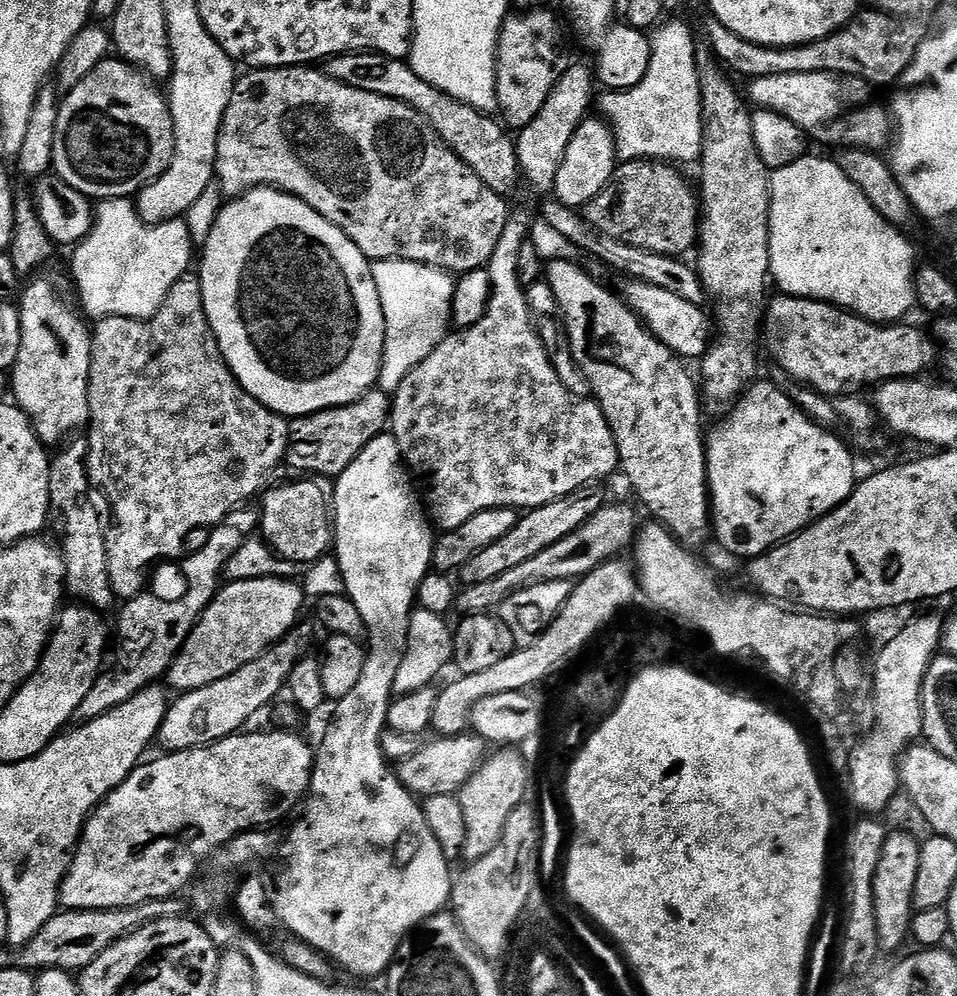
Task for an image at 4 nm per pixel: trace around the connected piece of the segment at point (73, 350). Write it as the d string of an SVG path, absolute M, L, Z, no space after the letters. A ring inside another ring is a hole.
M35 280L18 297L20 349L10 369L10 392L13 397L16 395L16 407L28 415L38 439L53 446L67 441L75 428L83 429L89 423L92 333L89 321L74 304L72 309L71 302L60 297L50 281Z

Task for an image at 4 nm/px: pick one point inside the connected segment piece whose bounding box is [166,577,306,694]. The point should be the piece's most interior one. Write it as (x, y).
(246, 618)

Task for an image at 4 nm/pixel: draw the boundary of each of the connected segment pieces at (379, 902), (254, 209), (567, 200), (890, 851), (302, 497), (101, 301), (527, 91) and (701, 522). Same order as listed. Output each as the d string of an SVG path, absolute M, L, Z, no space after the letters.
M385 434L374 438L346 466L346 470L341 476L335 477L336 484L336 510L334 506L334 555L340 564L342 578L344 579L344 591L358 606L358 614L362 614L364 631L366 633L366 651L364 654L364 665L362 674L358 677L358 683L354 690L346 694L335 705L336 713L332 716L332 725L324 732L324 737L320 740L320 748L315 749L314 763L312 766L312 786L310 795L307 797L308 813L297 822L292 828L292 833L288 836L288 841L283 841L279 849L278 856L280 860L280 873L276 876L276 888L271 893L272 906L276 910L276 919L281 925L285 924L289 928L291 935L298 940L305 940L310 946L314 946L324 956L328 957L337 969L353 972L356 976L380 976L383 977L393 960L396 958L396 951L404 937L418 927L428 916L433 916L439 912L445 911L449 907L452 893L454 891L453 877L448 877L448 868L450 861L442 854L438 842L434 842L434 834L430 834L430 826L426 826L424 809L418 803L417 797L409 794L402 786L402 782L396 777L395 771L390 767L389 760L384 756L384 751L380 745L380 736L386 730L388 722L388 705L393 699L392 691L393 676L396 673L400 661L400 655L403 652L404 644L408 641L408 627L412 621L414 605L417 603L416 592L420 588L420 583L428 577L432 568L432 545L434 543L434 528L430 523L430 517L426 511L425 505L416 497L416 492L412 489L414 485L413 477L410 475L407 464L404 463L402 454L398 450L398 442L391 434Z
M252 188L250 191L244 193L243 196L237 196L227 201L228 205L221 210L216 216L216 221L212 224L212 229L208 232L208 241L204 244L204 257L199 257L198 275L200 278L200 285L202 286L202 302L206 310L206 318L210 322L210 326L216 335L218 346L222 350L222 354L226 358L226 362L230 366L230 370L238 378L238 382L243 388L254 397L259 404L264 404L271 412L276 412L278 415L285 418L295 418L298 416L309 416L315 412L321 412L327 408L337 408L343 404L354 402L358 398L362 398L366 393L373 391L377 387L380 378L380 363L384 357L384 335L386 334L386 322L382 314L382 302L378 294L378 286L372 277L372 264L367 256L362 254L362 250L358 250L358 246L354 246L354 242L350 242L350 238L342 230L338 230L338 226L334 226L334 222L330 222L326 218L322 218L322 214L318 214L318 210L314 210L310 206L306 206L306 202L302 202L297 196L291 196L288 192L282 192L279 188Z
M585 118L575 130L565 157L558 168L554 196L568 208L583 209L608 185L614 174L618 157L616 155L616 136L612 127L603 118Z
M889 831L882 846L882 858L878 858L878 870L874 874L874 918L878 918L878 938L880 952L896 952L909 939L912 931L912 899L914 898L914 882L918 879L918 858L920 857L919 839L915 840L908 832Z
M300 478L298 482L269 487L260 507L260 532L277 556L287 561L311 564L325 555L332 544L330 510L317 481Z
M121 198L119 200L101 200L95 205L94 219L92 222L92 229L89 230L88 236L85 240L80 241L75 245L72 256L72 276L76 279L76 292L80 295L79 307L82 309L83 315L89 321L95 322L98 320L105 320L111 316L121 316L122 318L134 318L135 320L149 320L154 314L158 314L158 310L162 306L162 302L166 302L166 294L170 294L170 290L174 286L174 282L178 282L182 277L189 275L191 266L194 264L194 256L192 260L192 232L184 225L183 219L177 218L174 220L167 220L161 224L148 224L136 213L136 205L131 199Z
M517 11L509 15L500 28L500 40L496 43L496 106L499 119L512 130L521 130L538 117L538 112L546 105L555 84L570 64L569 58L564 57L564 32L555 14L544 11Z
M551 260L546 264L546 282L552 290L560 307L560 314L565 332L568 334L568 349L572 352L574 362L586 374L588 379L588 390L591 399L595 400L596 405L606 414L606 422L614 434L614 442L618 446L618 458L620 459L619 471L628 475L628 484L636 491L636 496L648 507L648 512L655 523L668 531L671 536L689 550L700 550L707 540L713 535L712 530L712 502L708 495L708 463L704 450L706 447L706 432L700 429L700 412L702 413L702 396L698 391L698 384L692 381L692 376L687 372L685 361L672 353L659 338L655 336L641 322L640 317L628 307L627 303L619 295L616 296L608 288L603 288L590 273L579 268L572 260Z

